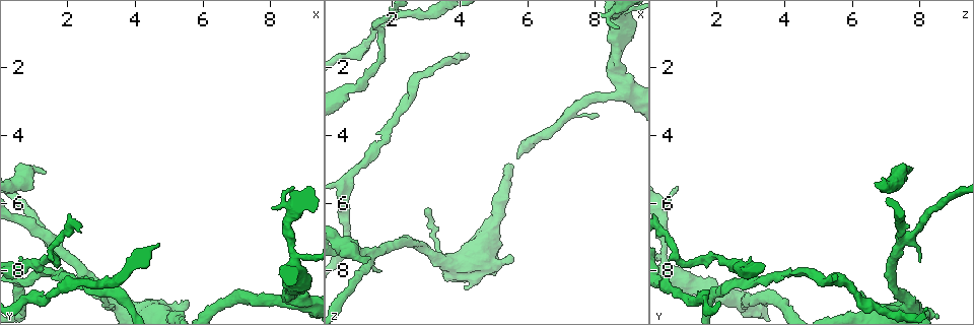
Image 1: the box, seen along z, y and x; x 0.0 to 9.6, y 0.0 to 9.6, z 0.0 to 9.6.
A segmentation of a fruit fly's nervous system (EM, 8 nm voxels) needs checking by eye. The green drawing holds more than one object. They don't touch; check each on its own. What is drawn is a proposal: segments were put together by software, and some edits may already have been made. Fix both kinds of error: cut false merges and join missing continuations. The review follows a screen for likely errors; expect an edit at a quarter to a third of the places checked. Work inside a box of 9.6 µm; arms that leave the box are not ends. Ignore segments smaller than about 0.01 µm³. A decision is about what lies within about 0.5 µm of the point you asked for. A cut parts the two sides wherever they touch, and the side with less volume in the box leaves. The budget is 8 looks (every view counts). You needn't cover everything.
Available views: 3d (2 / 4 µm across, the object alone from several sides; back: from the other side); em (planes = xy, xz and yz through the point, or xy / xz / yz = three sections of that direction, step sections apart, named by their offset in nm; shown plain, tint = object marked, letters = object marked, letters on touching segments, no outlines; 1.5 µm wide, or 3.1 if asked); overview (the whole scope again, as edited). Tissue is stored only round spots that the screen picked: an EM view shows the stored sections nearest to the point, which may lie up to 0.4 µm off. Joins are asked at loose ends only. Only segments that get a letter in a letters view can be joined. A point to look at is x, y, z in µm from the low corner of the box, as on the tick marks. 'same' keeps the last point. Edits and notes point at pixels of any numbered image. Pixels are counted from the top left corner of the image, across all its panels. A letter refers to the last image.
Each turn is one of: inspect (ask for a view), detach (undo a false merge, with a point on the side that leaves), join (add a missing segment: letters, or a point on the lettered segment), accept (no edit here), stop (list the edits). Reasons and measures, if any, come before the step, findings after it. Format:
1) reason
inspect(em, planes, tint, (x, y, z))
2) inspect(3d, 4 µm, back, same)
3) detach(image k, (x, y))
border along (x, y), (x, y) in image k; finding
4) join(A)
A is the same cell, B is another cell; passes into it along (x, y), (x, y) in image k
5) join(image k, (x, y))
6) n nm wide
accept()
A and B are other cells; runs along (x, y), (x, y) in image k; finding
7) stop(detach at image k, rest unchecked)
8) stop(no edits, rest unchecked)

tapers out
inspect(3d, 2 µm, (8.75, 5.55, 0.90))

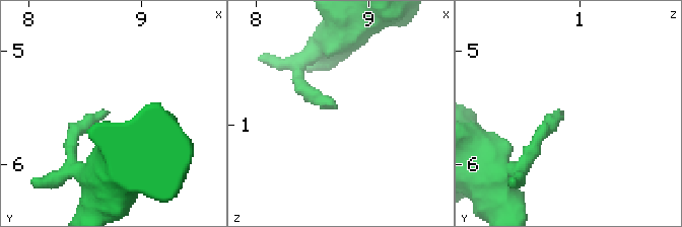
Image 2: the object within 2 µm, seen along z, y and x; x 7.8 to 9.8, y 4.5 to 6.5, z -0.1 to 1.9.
inspect(em, yz, step 4, letters, (8.72, 5.54, 0.84))

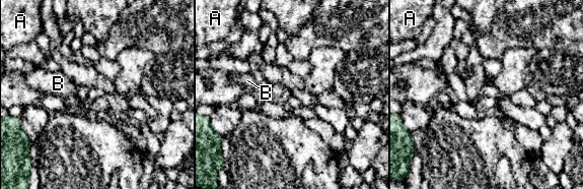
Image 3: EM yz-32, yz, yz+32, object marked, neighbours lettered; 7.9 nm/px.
cut it another way
inspect(em, planes, letters, same)

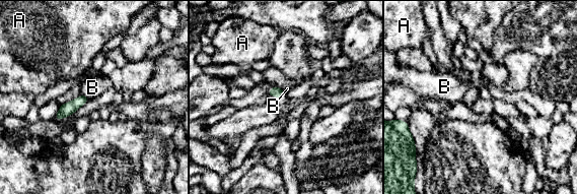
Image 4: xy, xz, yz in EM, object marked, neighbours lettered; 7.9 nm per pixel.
80 nm wide
accept()
A and B are other cells; border along (82, 93), (89, 99) in image 4; no lettered segment goes on from it

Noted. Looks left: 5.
arms part here
inspect(em, xy, step 4, plain, (1.45, 7.05, 7.55))

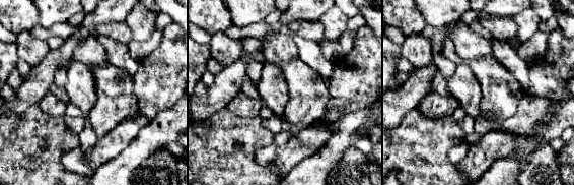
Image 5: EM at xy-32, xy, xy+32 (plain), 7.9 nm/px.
inspect(em, xy, step 4, letters, same)

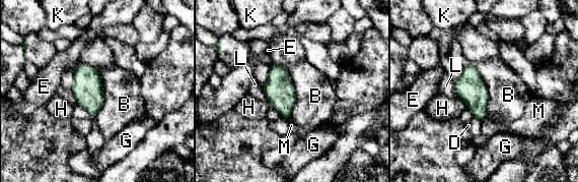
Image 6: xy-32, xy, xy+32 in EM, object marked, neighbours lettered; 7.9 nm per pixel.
accept()
B, D, E, G, H, K, L and M are other cells; continuous, no second neuron

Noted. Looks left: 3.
sudden change in width
inspect(em, planes, plain, (0.55, 7.90, 2.75))

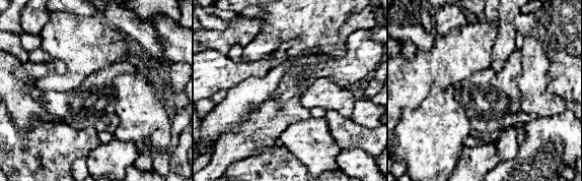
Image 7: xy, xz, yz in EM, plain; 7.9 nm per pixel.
inspect(em, planes, tint, same)

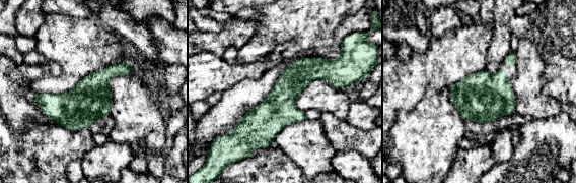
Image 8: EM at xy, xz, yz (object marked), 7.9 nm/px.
see the neighbours
inspect(em, planes, letters, same)

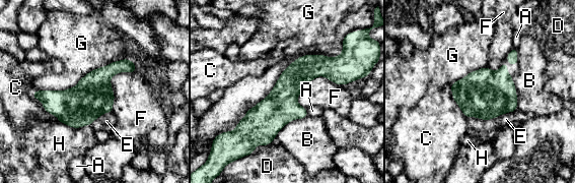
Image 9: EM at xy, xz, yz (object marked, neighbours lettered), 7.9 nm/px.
accept()
A, B, C, D, E, F, G and H are other cells; runs along (345, 72), (308, 70), (240, 127) in image 9; one neuron here

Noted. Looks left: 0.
stop(no edits, rest unchecked)

